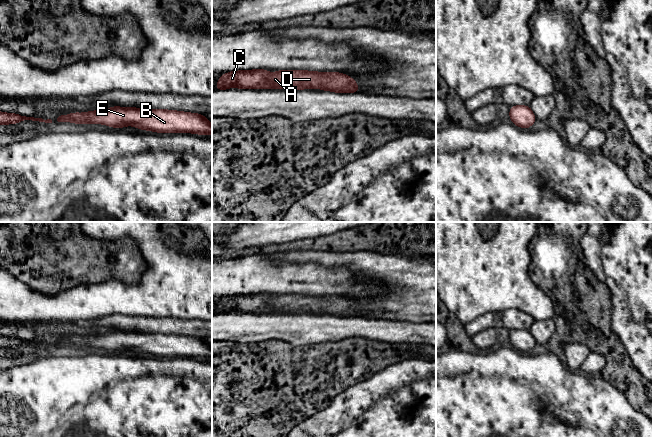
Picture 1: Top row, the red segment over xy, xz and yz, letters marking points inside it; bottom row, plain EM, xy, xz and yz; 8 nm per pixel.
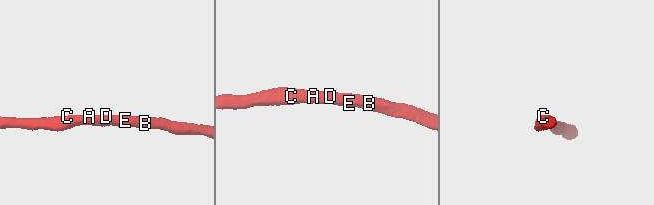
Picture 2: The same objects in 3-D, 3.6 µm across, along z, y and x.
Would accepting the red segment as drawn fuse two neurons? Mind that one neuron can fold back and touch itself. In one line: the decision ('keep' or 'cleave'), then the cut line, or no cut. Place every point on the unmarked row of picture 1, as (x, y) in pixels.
keep; cut none

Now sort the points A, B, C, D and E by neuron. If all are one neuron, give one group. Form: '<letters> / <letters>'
A B C D E

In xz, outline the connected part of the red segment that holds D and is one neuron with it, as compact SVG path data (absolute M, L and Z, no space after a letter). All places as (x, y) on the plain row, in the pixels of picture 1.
M253 293L253 294L239 294L223 297L220 300L214 314L226 314L226 313L291 313L291 314L306 314L310 312L310 315L331 315L334 317L360 317L358 315L359 309L357 306L347 298L339 296L317 296L307 294L277 294L274 297L270 297L267 293Z

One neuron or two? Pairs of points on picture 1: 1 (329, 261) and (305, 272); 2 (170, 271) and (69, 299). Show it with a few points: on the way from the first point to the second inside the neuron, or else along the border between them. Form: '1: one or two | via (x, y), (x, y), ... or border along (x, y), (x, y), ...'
1: two | border along (298, 264), (319, 263), (325, 266), (345, 266)
2: one | via (145, 293), (139, 299), (94, 299)

